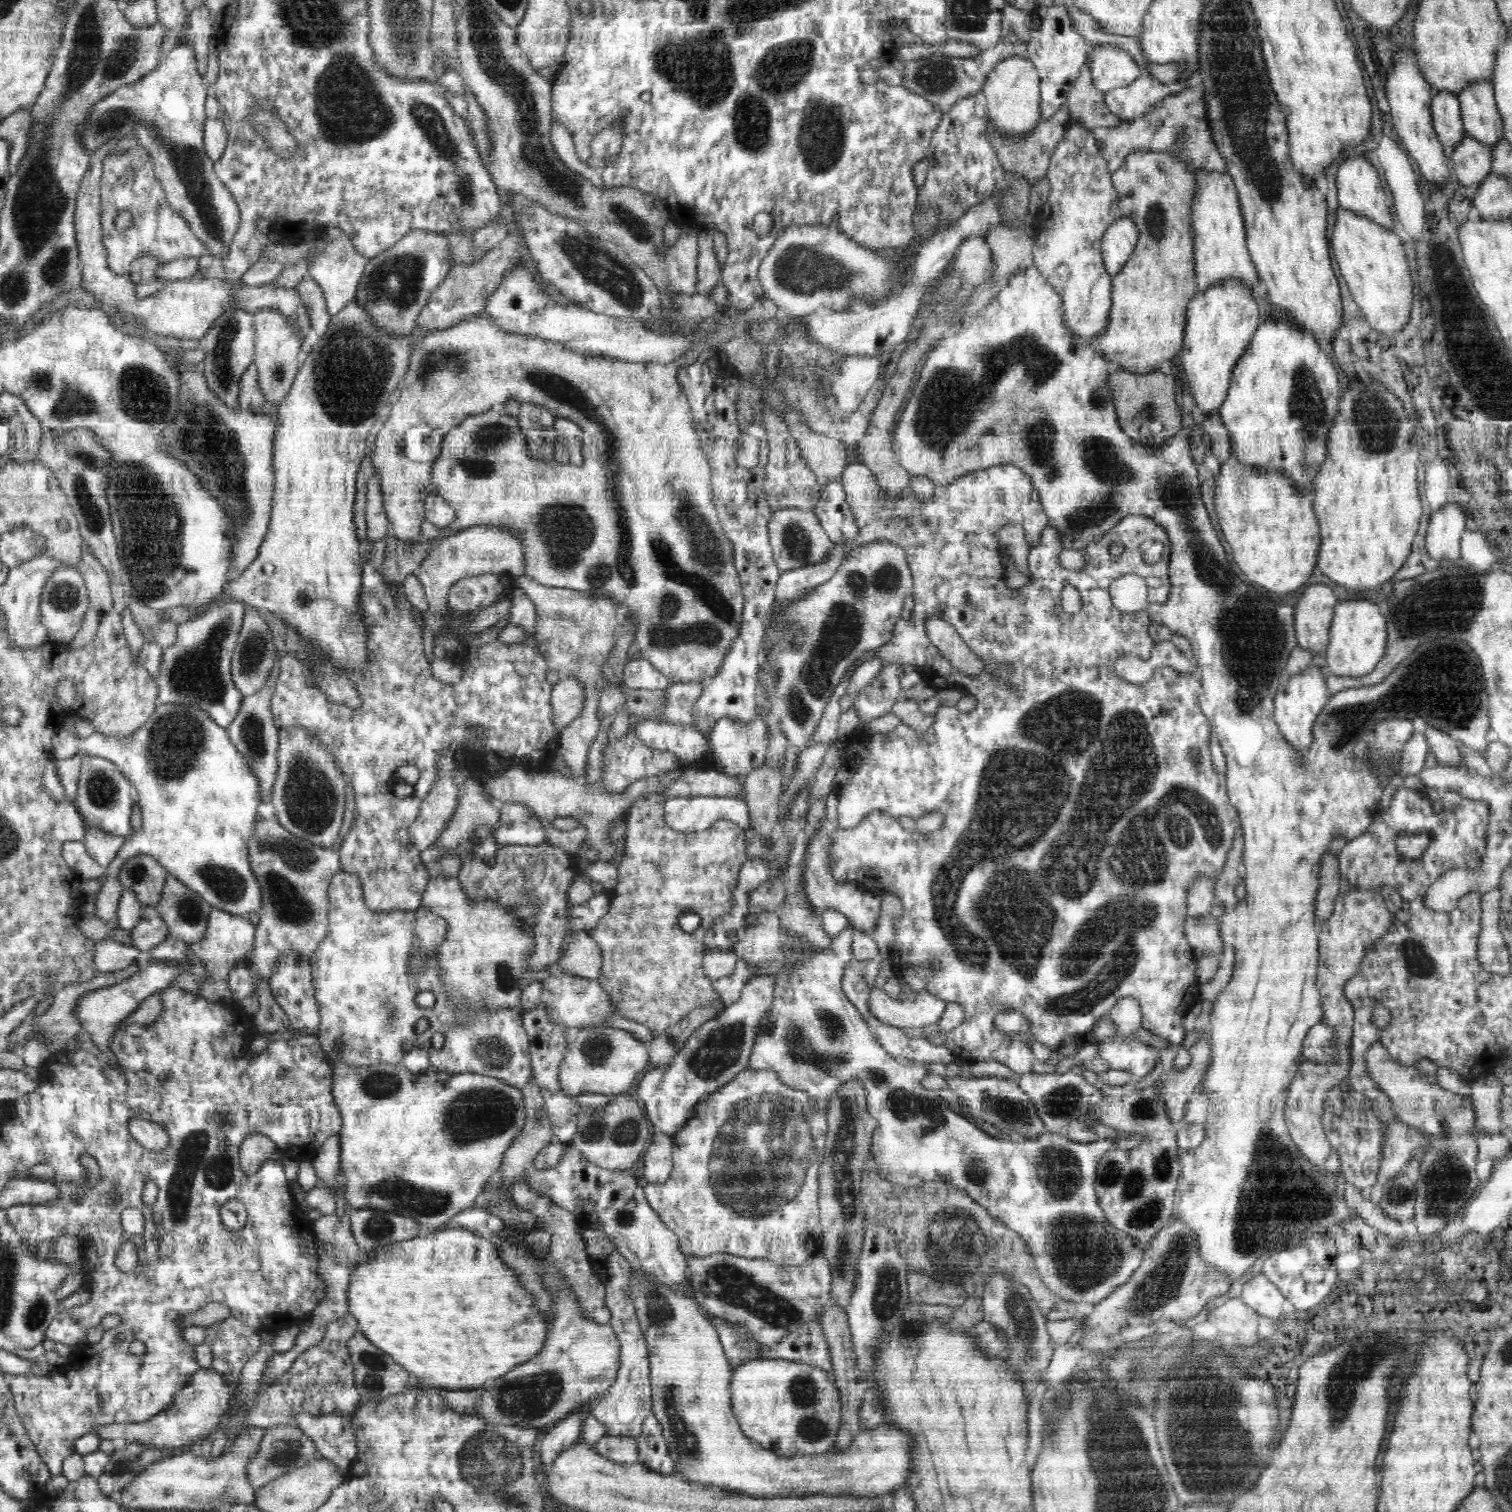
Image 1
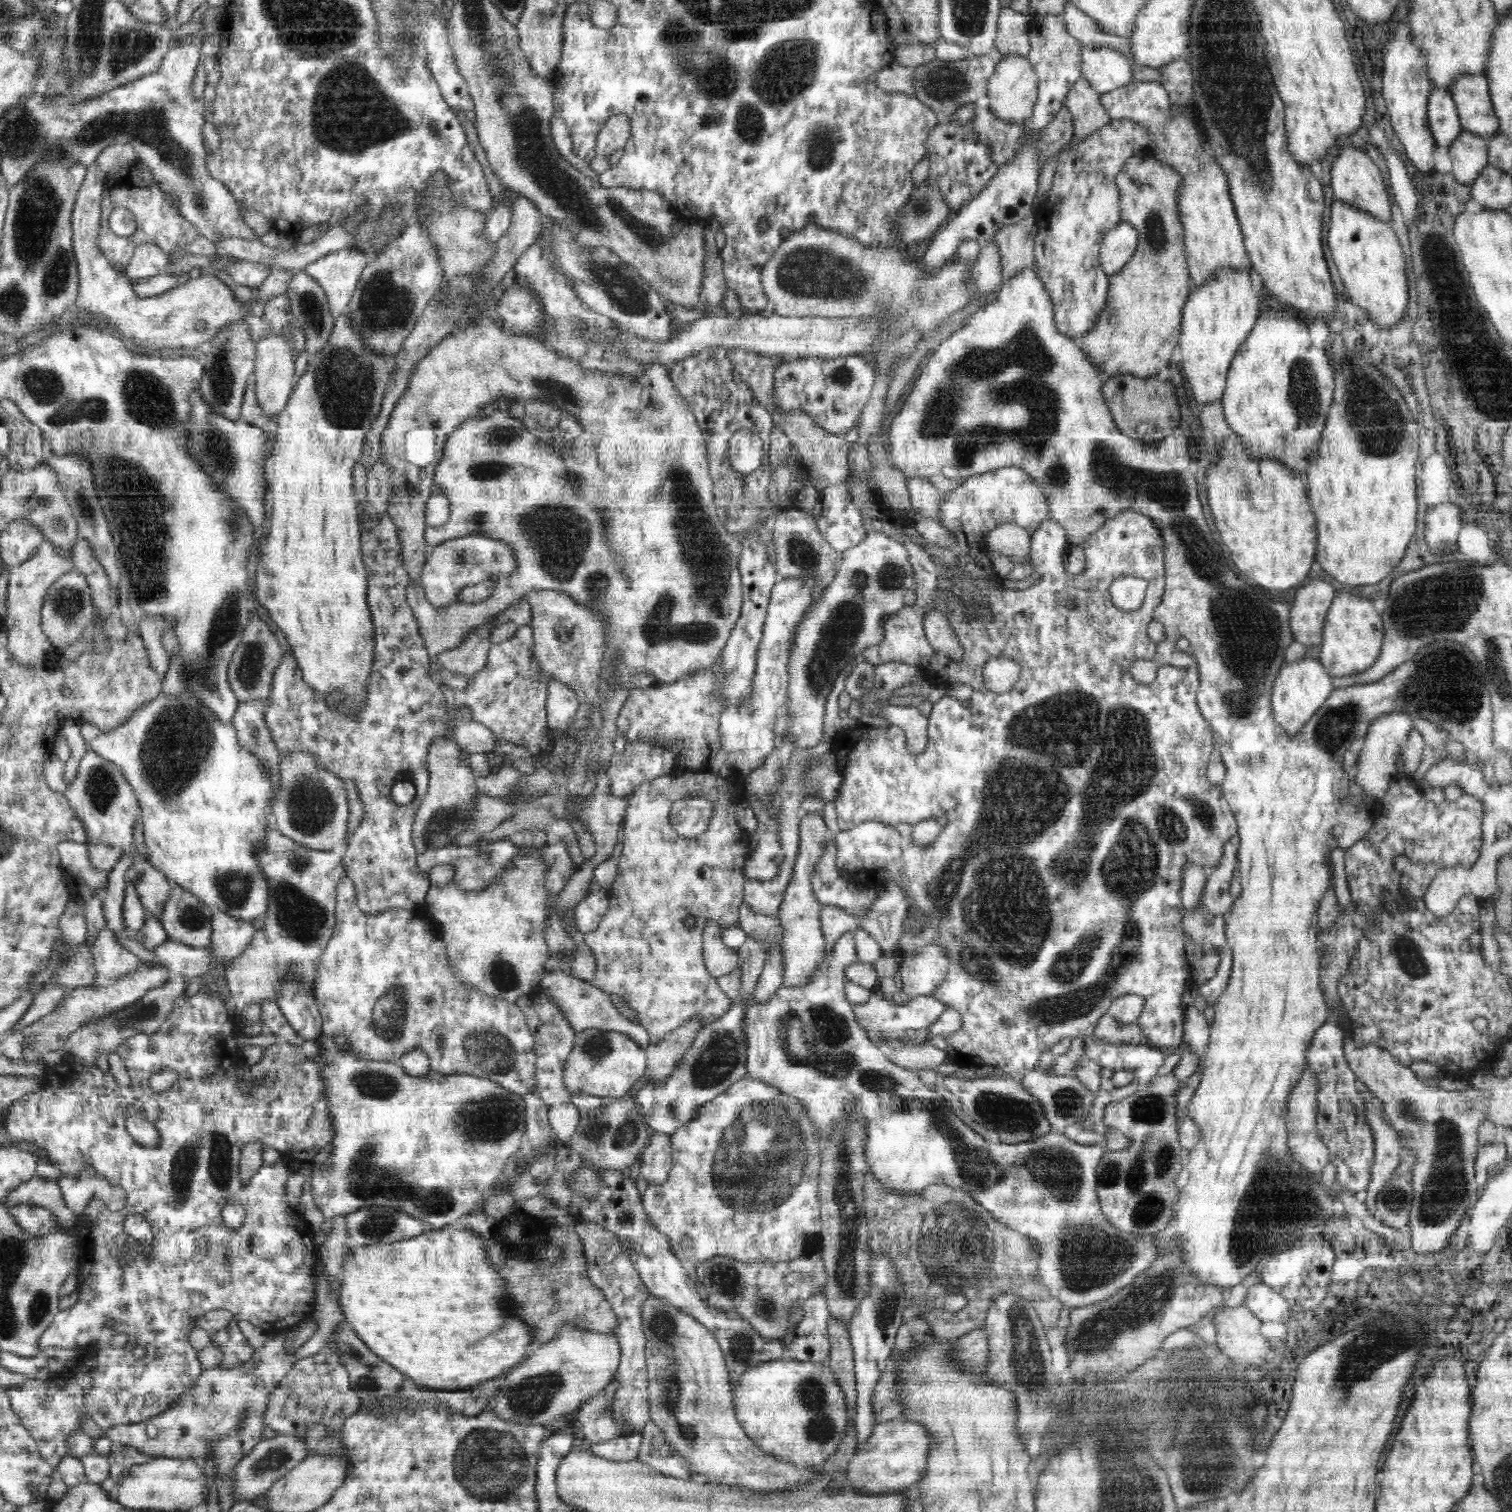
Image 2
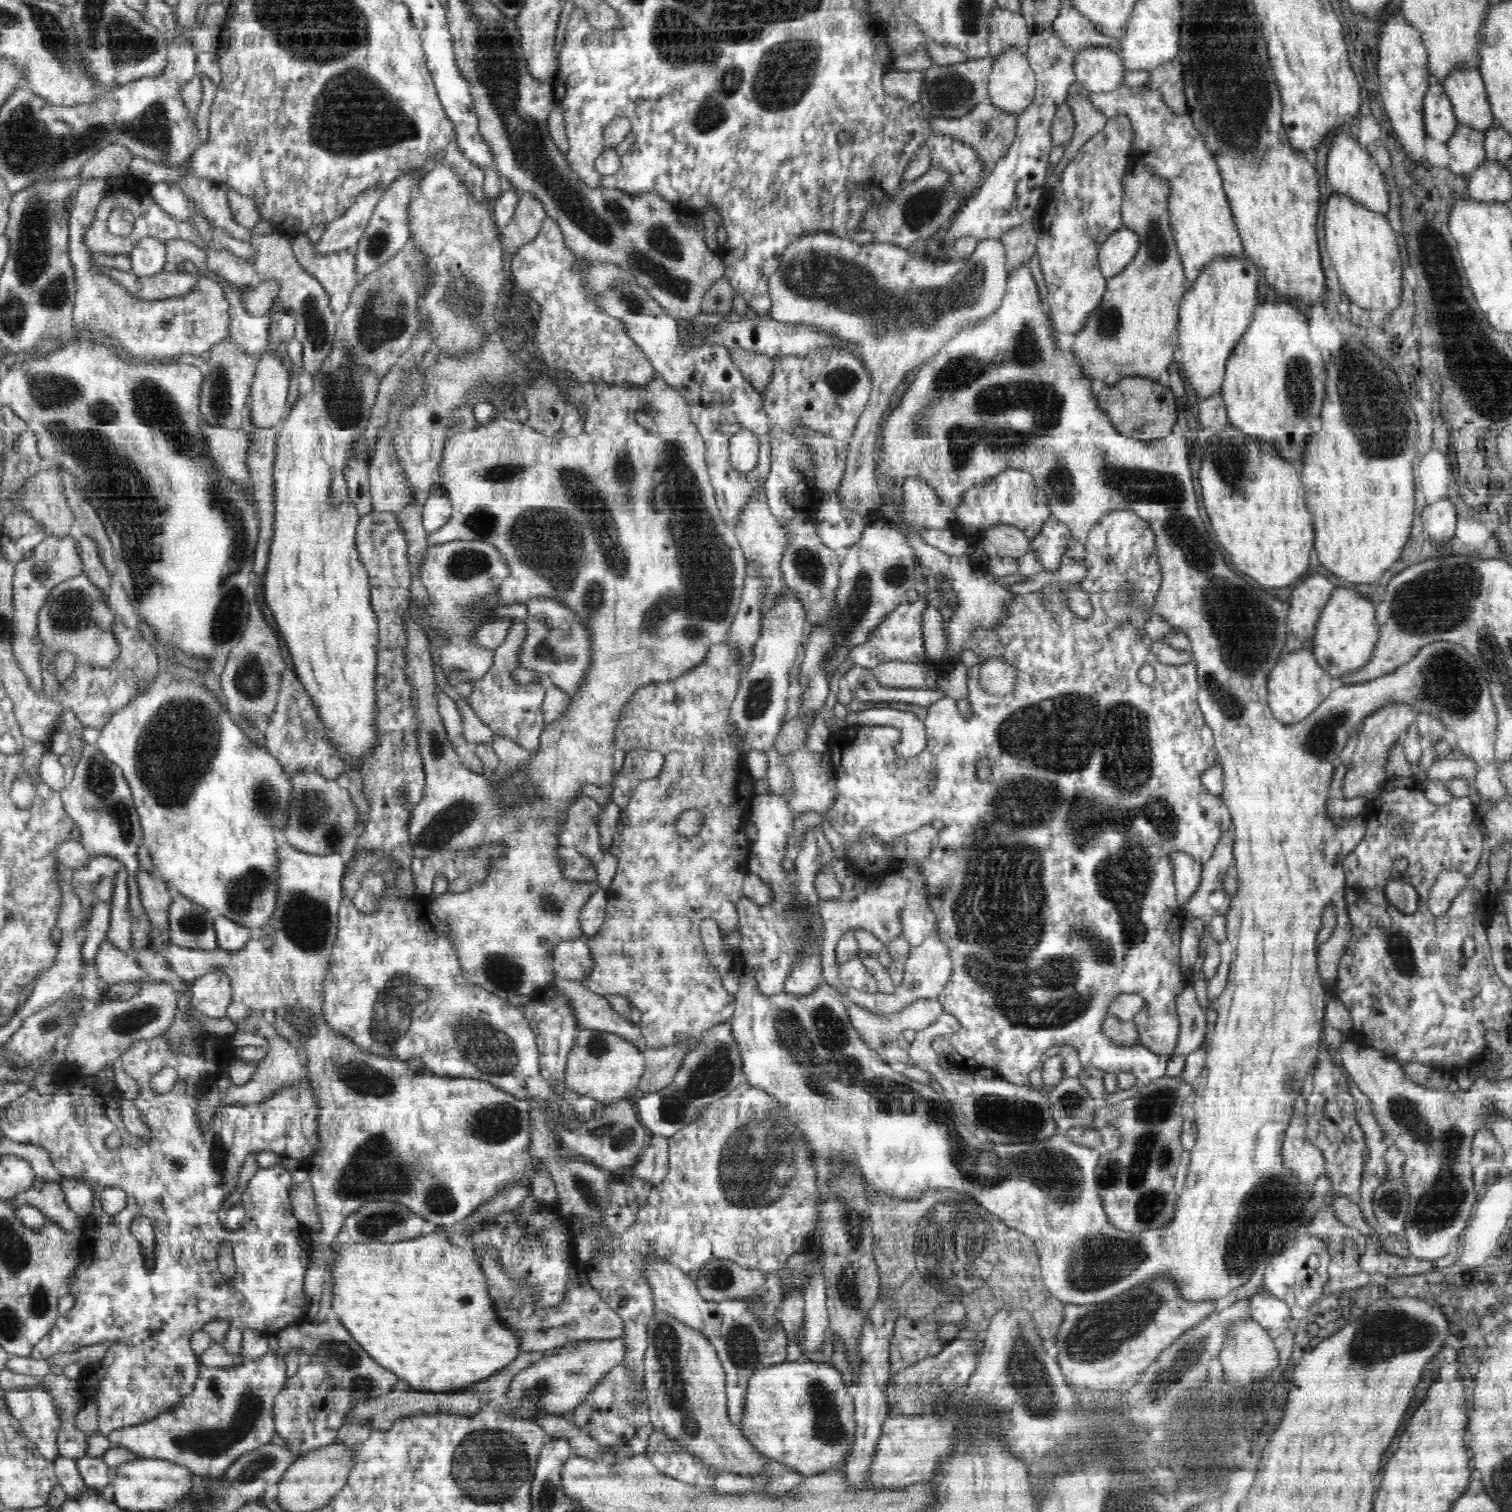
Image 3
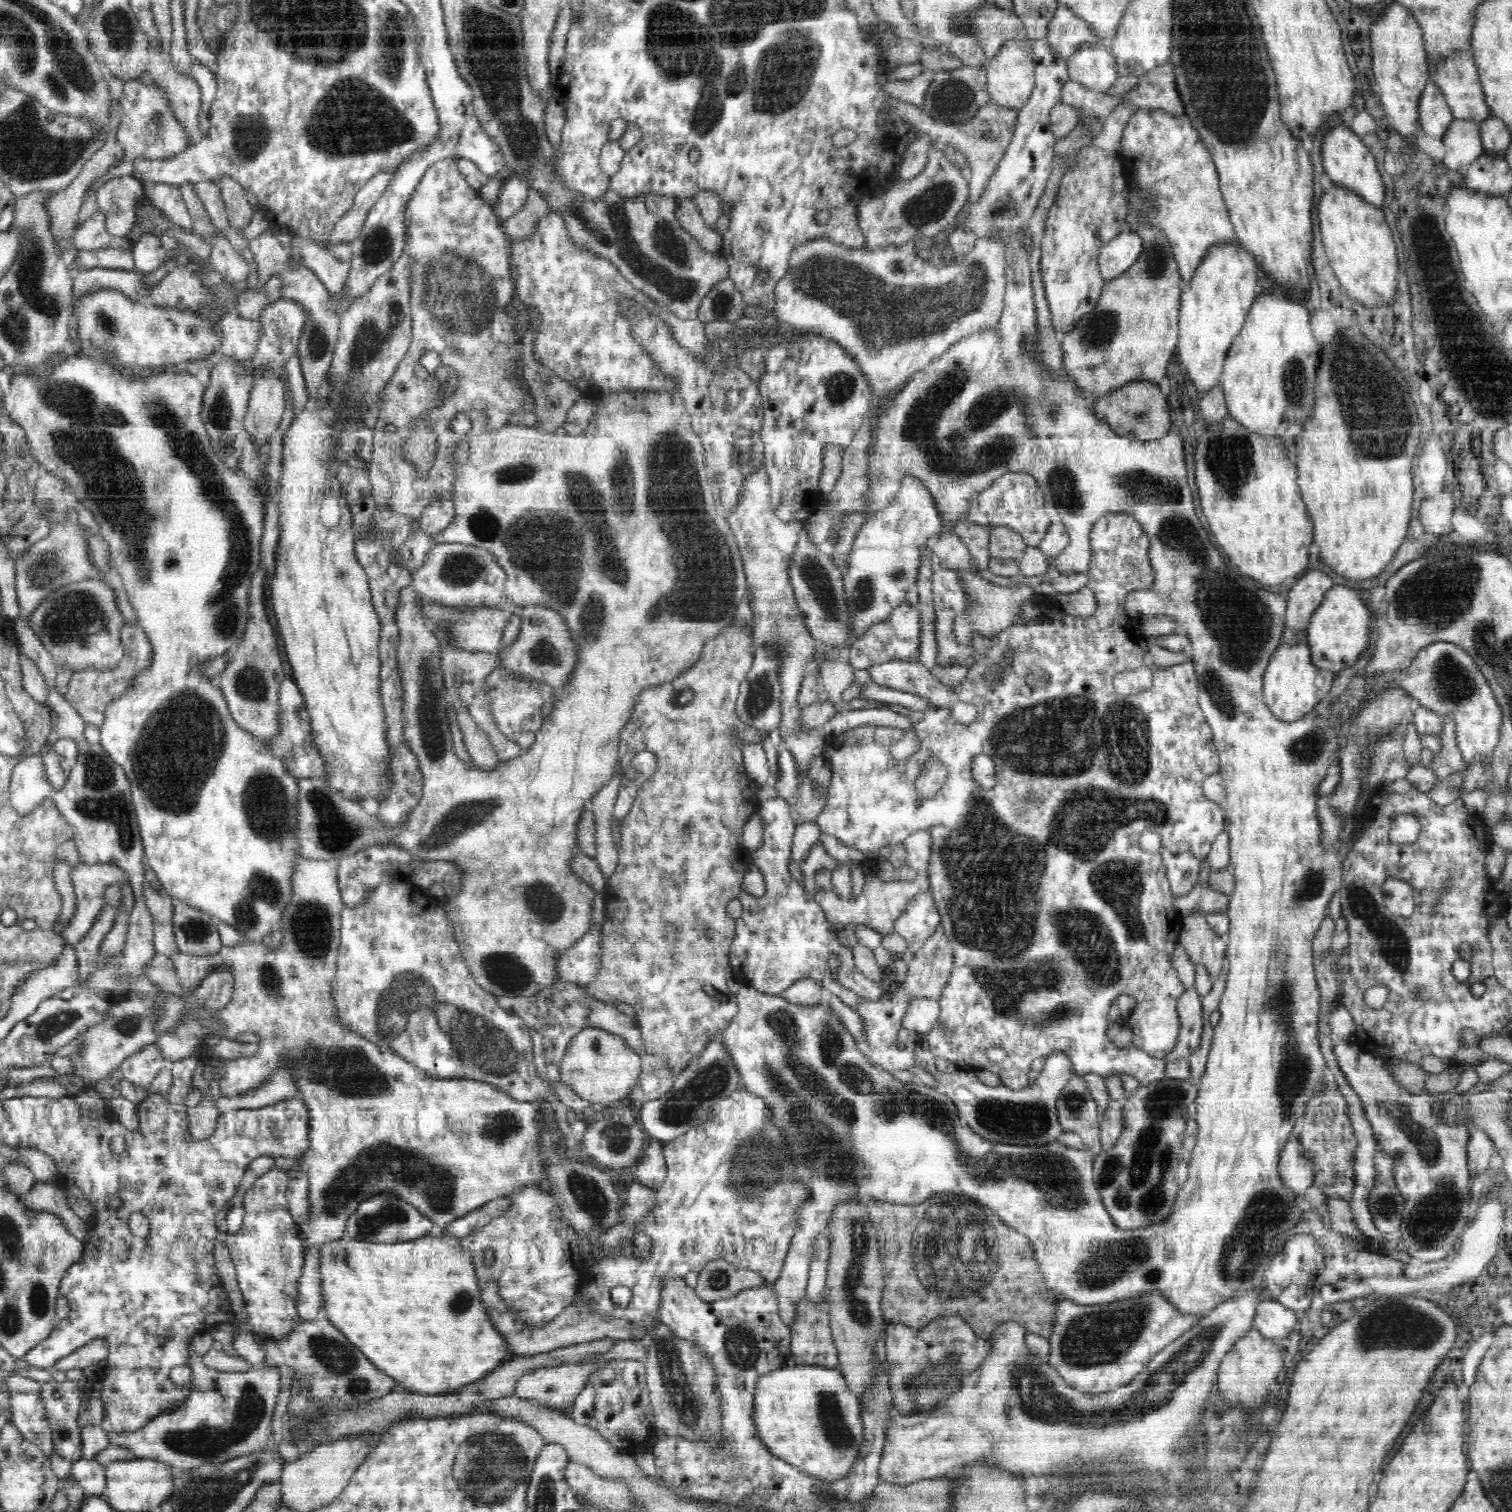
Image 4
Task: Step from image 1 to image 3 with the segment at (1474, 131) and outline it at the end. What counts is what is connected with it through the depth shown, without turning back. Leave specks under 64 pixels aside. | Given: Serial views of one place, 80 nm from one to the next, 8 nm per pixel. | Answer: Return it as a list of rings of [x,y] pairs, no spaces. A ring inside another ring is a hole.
[[[1478,68],[1454,69],[1441,83],[1460,125],[1486,131],[1496,124]]]

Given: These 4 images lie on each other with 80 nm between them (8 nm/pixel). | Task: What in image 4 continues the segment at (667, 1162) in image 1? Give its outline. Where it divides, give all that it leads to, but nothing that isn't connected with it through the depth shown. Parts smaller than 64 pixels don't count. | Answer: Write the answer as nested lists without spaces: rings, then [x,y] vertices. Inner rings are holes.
[[[651,1138],[646,1143],[635,1171],[638,1183],[656,1191],[666,1178],[667,1170],[662,1147],[664,1142]]]

